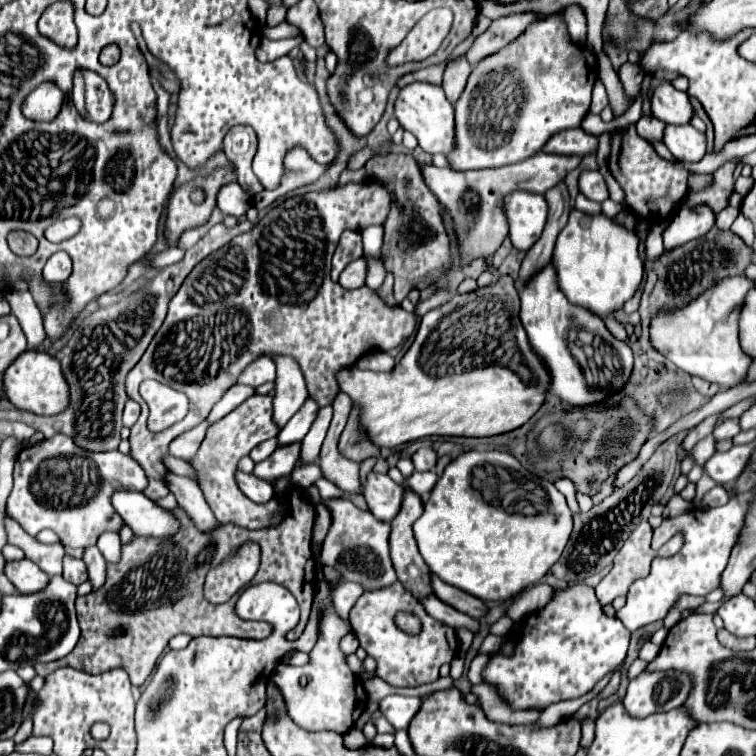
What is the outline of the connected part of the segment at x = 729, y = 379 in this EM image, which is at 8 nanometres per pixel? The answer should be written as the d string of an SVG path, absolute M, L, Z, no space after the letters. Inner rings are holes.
M746 276L724 278L724 282L716 282L716 286L704 290L700 298L694 298L680 310L658 310L650 318L652 348L692 376L716 382L724 388L740 384L752 358L748 358L738 344L736 318L742 308L742 300L752 286L752 280Z

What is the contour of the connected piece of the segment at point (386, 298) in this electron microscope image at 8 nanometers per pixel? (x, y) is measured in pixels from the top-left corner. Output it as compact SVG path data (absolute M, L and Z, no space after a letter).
M388 274L386 280L384 280L384 284L376 290L376 294L380 296L380 300L382 300L388 308L396 308L396 306L398 306L398 302L392 298L392 282L394 282L394 276Z

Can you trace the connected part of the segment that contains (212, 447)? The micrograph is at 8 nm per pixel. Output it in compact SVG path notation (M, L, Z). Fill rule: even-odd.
M252 396L246 402L242 402L236 410L226 414L222 420L208 426L204 442L200 444L200 450L196 452L196 458L188 460L194 476L192 480L204 490L204 498L208 506L212 506L212 512L216 514L216 520L222 524L236 524L248 530L260 530L266 526L272 526L284 518L286 508L278 500L270 500L268 504L256 504L250 498L246 498L240 488L236 486L236 464L242 456L248 456L254 446L260 442L274 438L278 434L278 426L272 420L272 396Z

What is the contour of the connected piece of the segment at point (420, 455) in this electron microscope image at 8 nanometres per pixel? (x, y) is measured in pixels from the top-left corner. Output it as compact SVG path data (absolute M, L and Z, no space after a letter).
M420 448L412 454L412 462L416 466L416 470L424 472L424 470L434 470L436 466L436 452L432 448Z

